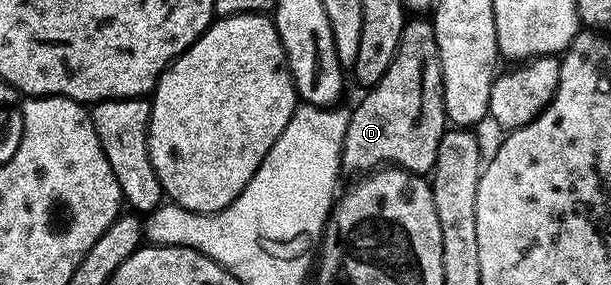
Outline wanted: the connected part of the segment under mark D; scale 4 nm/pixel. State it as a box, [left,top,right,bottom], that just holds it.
[342,18,449,174]

